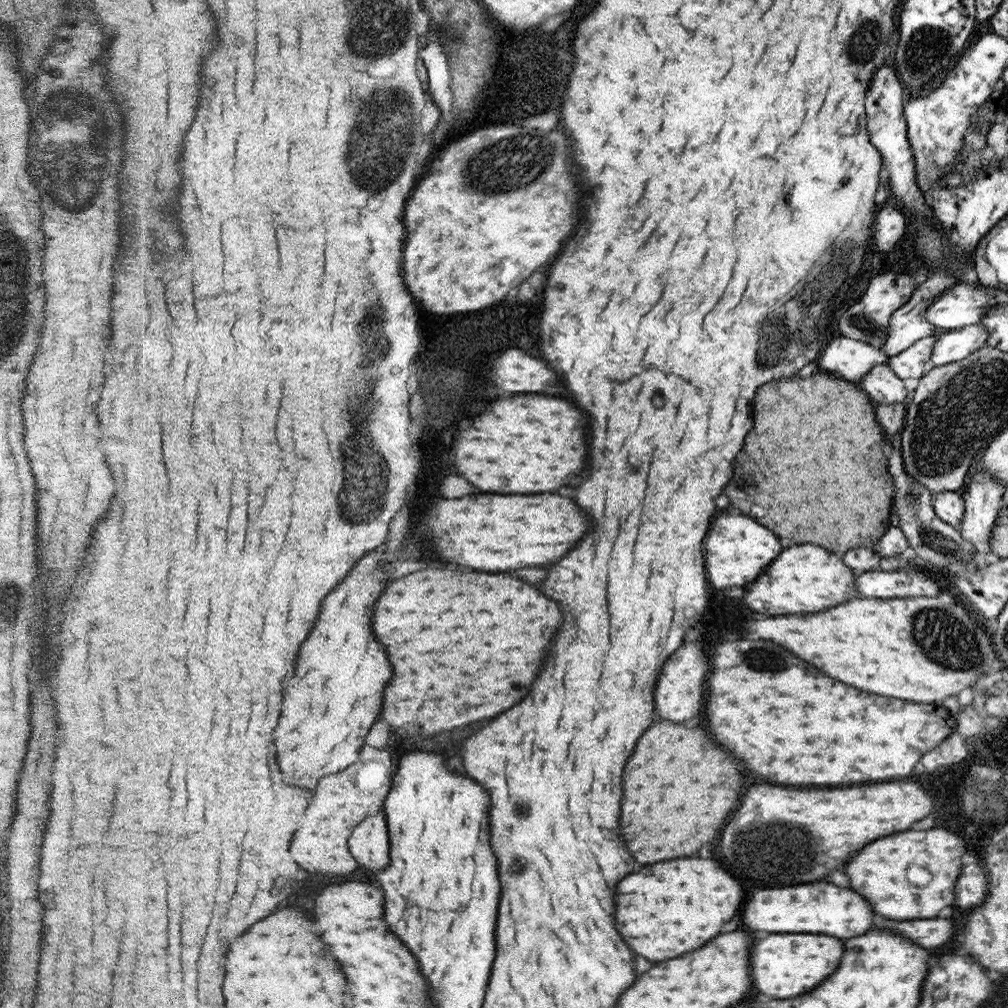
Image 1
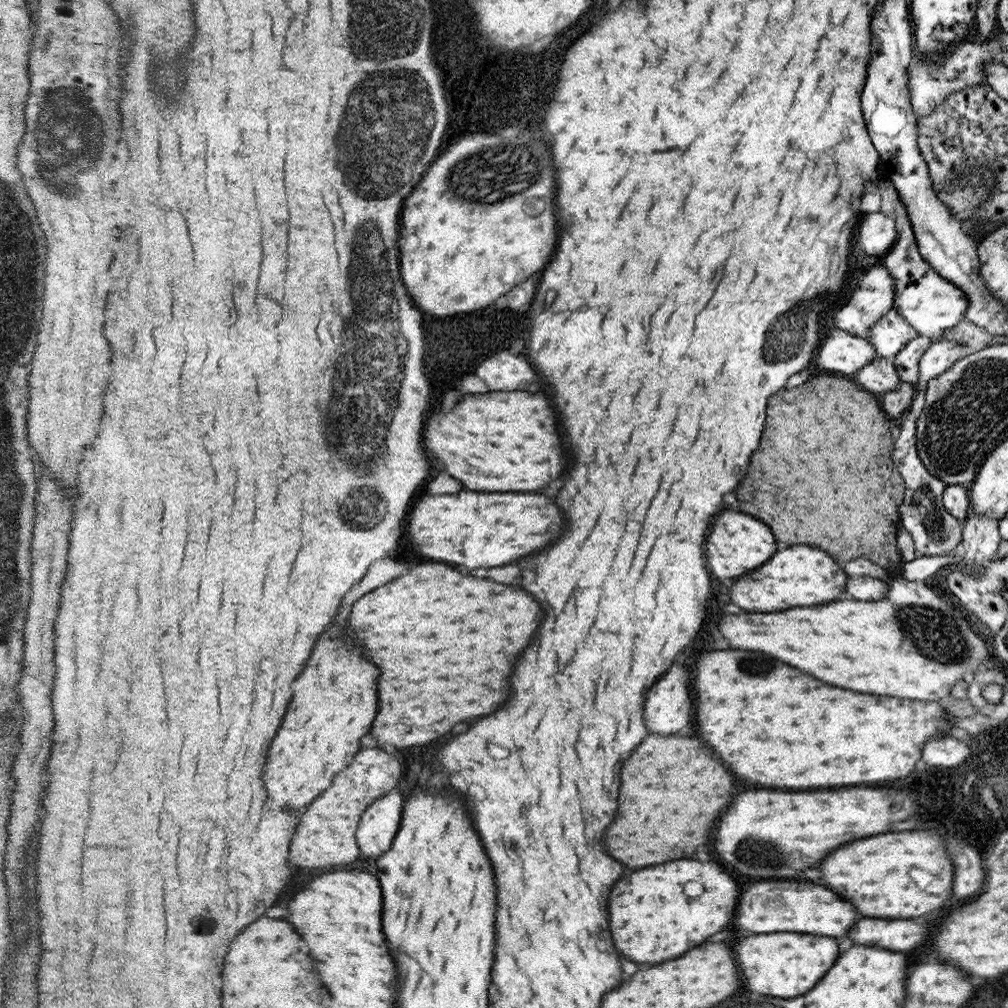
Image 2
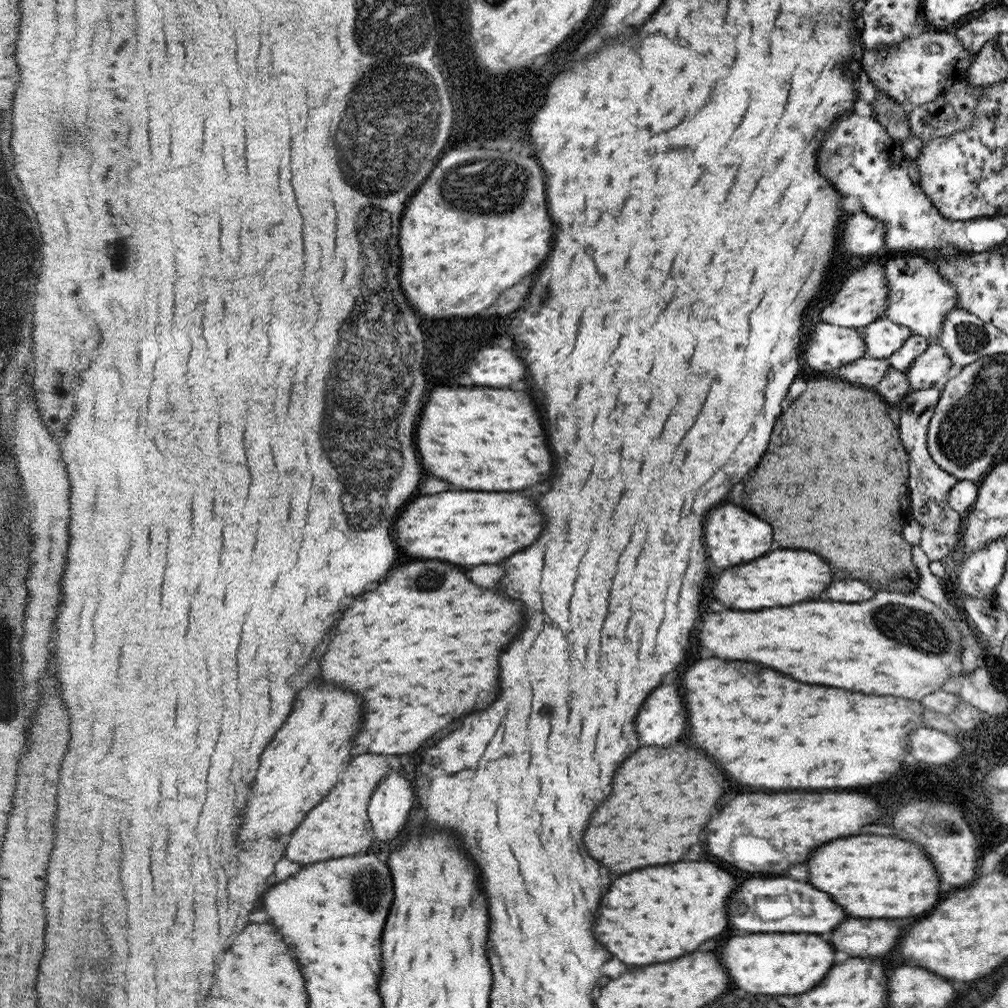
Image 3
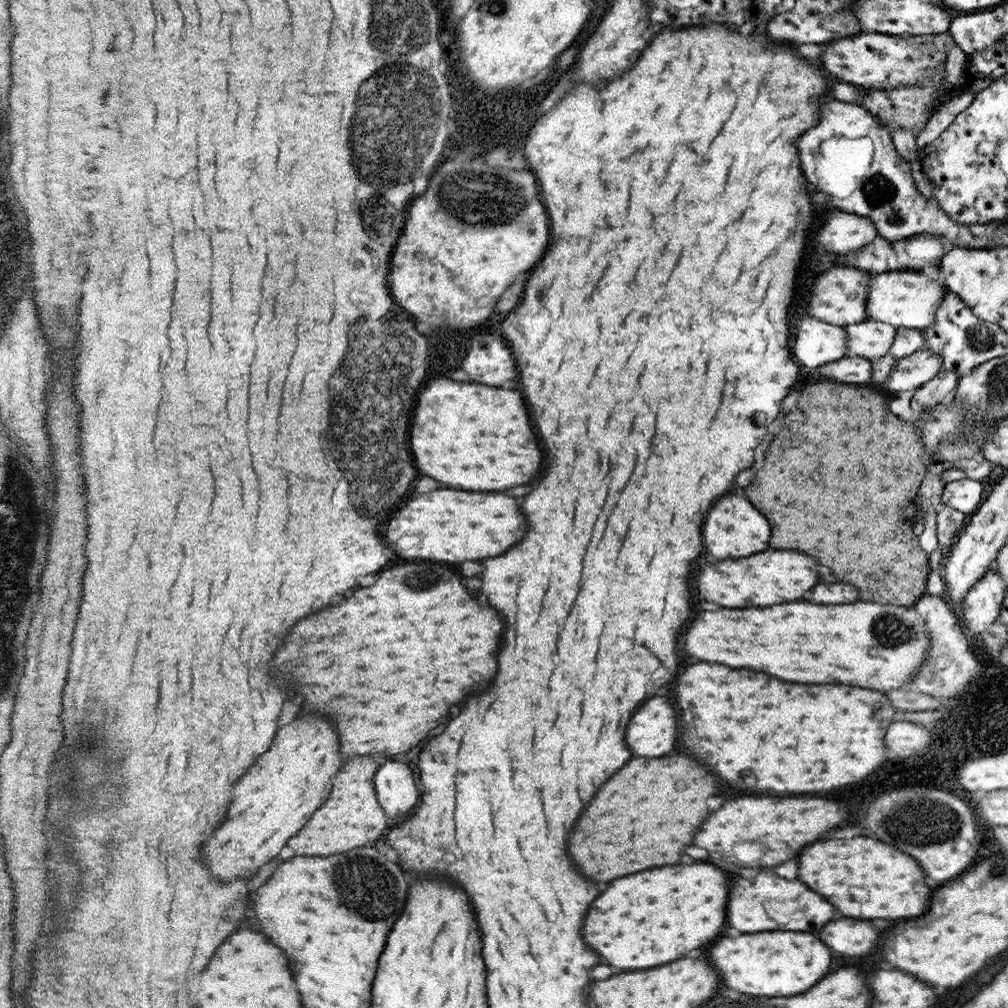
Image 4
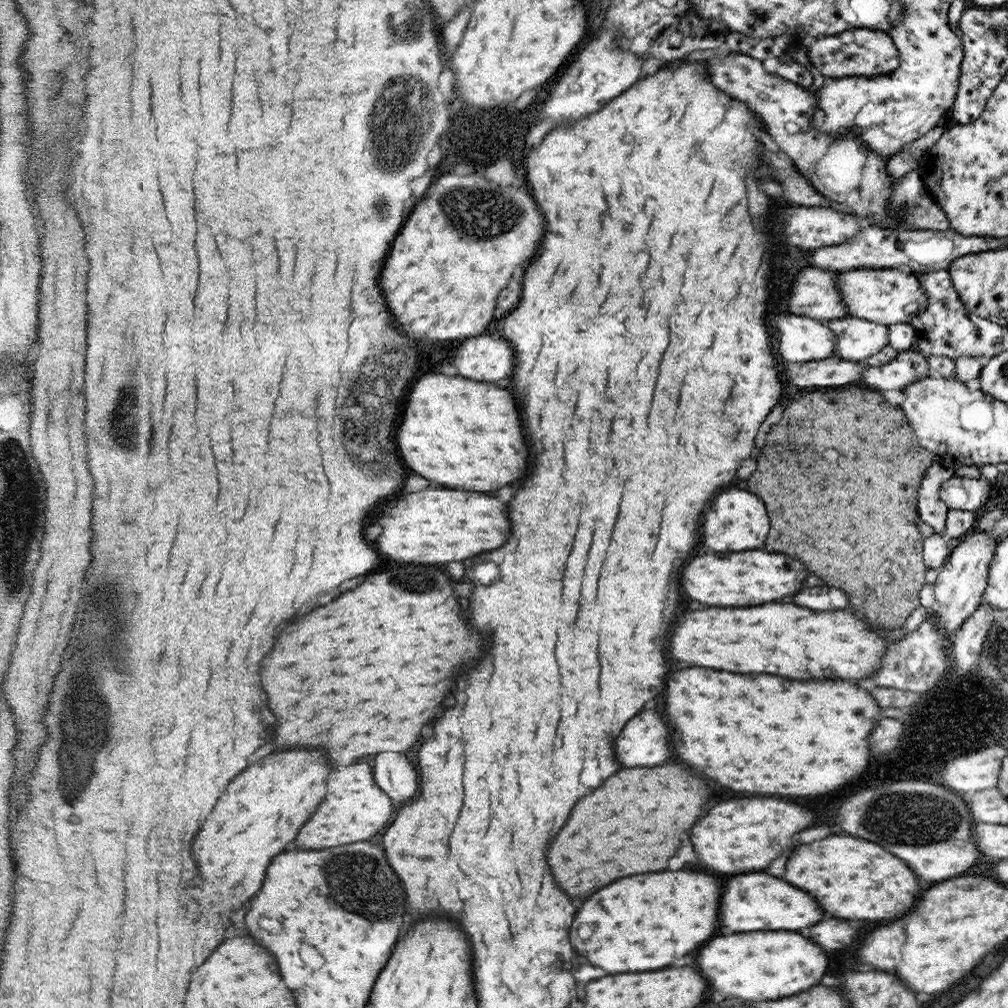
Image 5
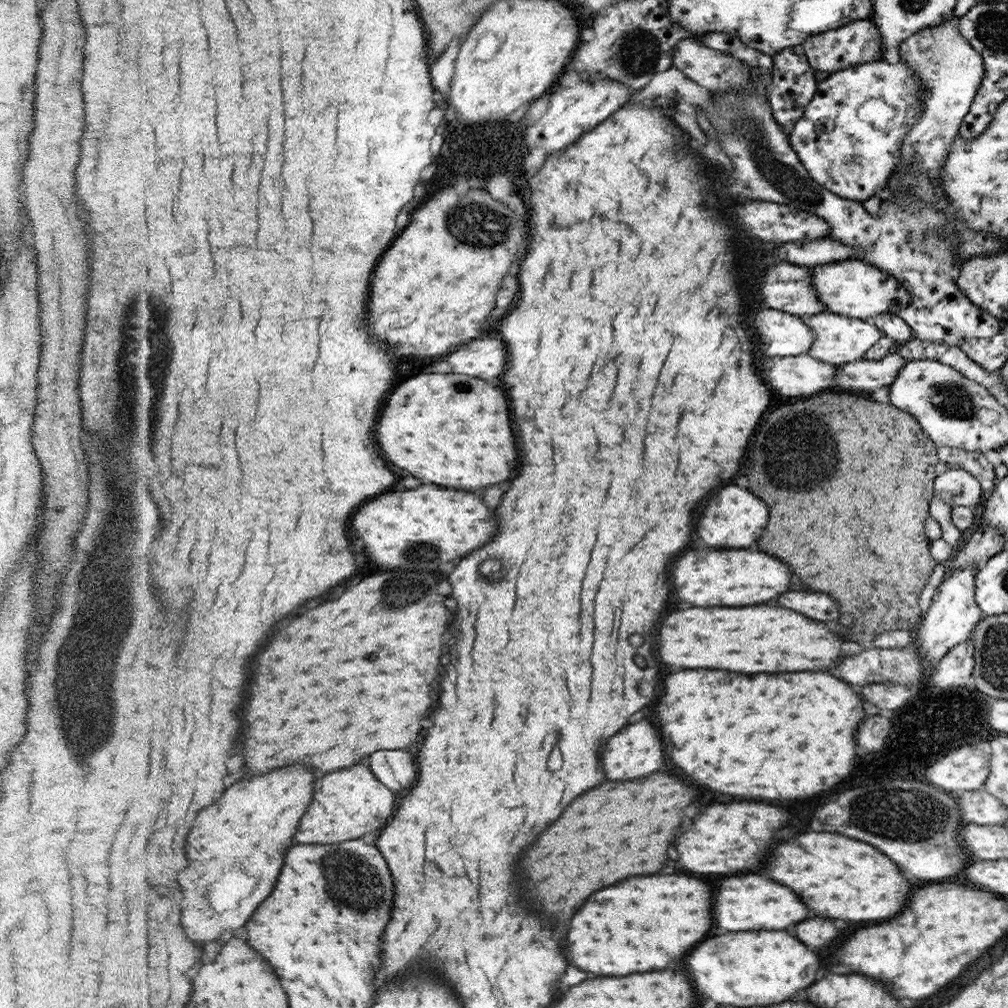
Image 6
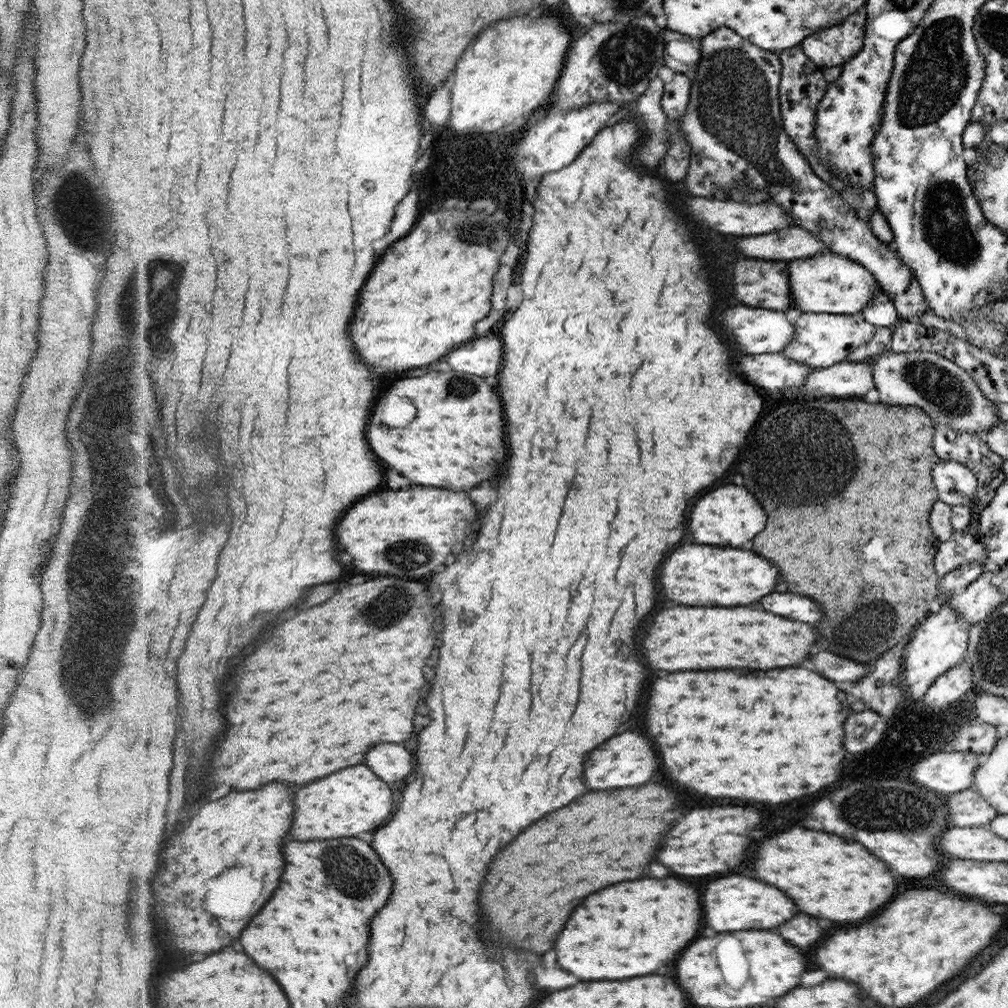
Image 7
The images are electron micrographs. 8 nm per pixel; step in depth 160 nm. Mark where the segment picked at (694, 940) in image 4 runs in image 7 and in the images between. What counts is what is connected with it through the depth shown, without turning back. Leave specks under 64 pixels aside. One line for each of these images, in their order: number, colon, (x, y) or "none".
5: (641, 923)
6: (641, 925)
7: (633, 928)

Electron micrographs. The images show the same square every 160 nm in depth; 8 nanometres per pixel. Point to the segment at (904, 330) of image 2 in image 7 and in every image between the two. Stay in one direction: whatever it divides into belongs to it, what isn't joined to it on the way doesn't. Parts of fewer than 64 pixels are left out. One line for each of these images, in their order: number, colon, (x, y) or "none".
3: (883, 338)
4: (870, 339)
5: (857, 339)
6: (838, 339)
7: (821, 340)

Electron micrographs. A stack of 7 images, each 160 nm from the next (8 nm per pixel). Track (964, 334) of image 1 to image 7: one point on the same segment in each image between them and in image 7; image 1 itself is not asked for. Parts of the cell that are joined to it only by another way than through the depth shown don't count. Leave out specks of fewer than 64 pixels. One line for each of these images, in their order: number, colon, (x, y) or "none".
2: (942, 354)
3: (933, 363)
4: (911, 372)
5: (910, 366)
6: (863, 375)
7: (845, 378)

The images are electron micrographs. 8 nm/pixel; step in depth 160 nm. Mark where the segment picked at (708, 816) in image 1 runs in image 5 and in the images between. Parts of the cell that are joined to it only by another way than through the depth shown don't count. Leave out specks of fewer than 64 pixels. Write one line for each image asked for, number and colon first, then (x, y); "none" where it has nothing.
2: (673, 789)
3: (676, 802)
4: (655, 806)
5: (632, 824)

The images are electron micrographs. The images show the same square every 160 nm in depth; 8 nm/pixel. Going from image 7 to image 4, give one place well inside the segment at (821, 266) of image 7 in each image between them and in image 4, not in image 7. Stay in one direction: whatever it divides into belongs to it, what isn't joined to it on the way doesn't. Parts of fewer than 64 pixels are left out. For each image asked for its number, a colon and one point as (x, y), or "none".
4: (906, 298)
5: (889, 296)
6: (853, 287)

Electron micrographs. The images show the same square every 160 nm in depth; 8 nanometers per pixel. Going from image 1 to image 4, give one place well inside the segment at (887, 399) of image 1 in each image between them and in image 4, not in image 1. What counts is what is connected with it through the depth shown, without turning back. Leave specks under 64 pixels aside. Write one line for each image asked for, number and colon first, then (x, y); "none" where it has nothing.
2: (880, 375)
3: (866, 370)
4: (857, 371)

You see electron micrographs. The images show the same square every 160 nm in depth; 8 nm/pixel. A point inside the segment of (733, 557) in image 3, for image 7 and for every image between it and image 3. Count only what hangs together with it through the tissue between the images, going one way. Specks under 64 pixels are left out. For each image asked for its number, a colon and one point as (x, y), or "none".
4: (734, 528)
5: (737, 521)
6: (734, 519)
7: (731, 514)

